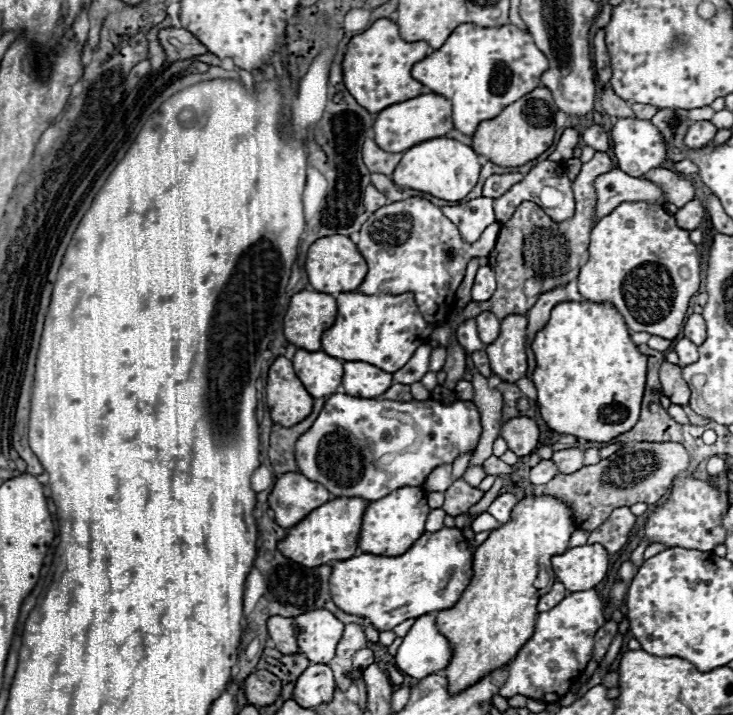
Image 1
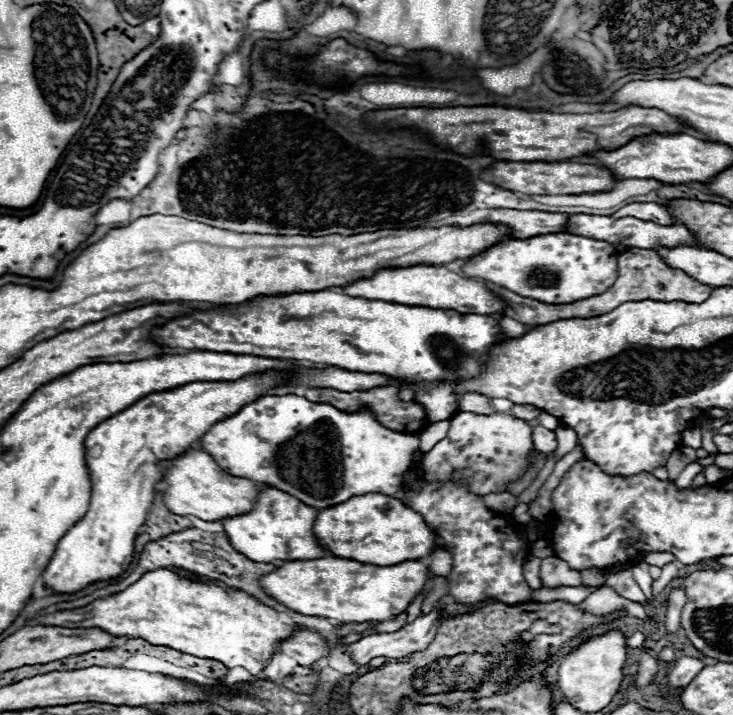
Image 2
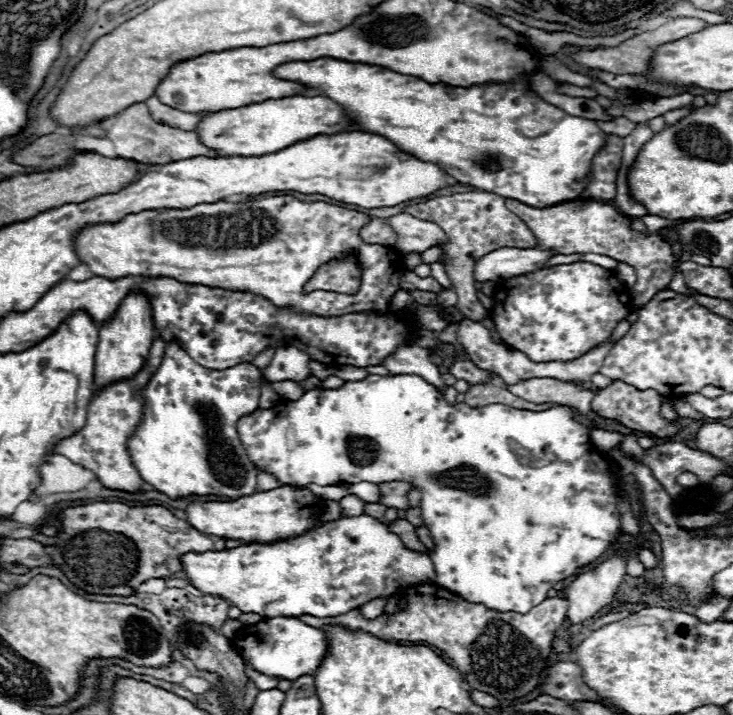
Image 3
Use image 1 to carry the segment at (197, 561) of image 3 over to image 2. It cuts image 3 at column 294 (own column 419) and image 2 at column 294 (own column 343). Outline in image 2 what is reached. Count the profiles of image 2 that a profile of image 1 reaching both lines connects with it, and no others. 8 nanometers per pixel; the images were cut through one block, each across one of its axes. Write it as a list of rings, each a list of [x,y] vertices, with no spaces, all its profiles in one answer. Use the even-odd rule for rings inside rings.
[[[348,558],[290,560],[278,570],[262,576],[260,584],[284,606],[306,614],[324,616],[338,622],[380,622],[402,614],[430,580],[428,566],[420,560],[406,560],[394,566],[364,564]]]

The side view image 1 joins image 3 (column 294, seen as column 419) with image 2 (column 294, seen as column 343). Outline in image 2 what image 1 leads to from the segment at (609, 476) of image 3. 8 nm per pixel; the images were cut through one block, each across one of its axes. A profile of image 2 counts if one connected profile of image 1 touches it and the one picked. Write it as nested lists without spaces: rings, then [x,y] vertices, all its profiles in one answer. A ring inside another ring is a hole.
[[[262,396],[252,404],[246,404],[234,416],[216,422],[202,438],[200,448],[208,452],[216,464],[238,478],[248,478],[274,486],[292,494],[300,502],[314,508],[336,506],[352,496],[378,492],[394,496],[402,486],[402,474],[410,468],[412,456],[420,450],[420,440],[410,434],[392,432],[380,426],[370,410],[346,414],[328,404],[314,404],[302,396]]]

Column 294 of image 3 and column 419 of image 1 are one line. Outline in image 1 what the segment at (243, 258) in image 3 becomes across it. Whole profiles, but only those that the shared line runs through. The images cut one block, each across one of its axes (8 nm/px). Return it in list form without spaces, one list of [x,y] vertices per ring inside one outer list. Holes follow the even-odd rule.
[[[408,198],[400,202],[386,204],[378,208],[360,228],[358,250],[368,262],[368,274],[364,282],[358,286],[362,294],[404,294],[414,292],[416,304],[422,316],[430,324],[440,324],[446,320],[450,310],[454,308],[456,288],[460,286],[466,264],[472,258],[489,256],[496,244],[496,236],[500,232],[500,222],[490,224],[478,242],[468,244],[460,238],[458,228],[442,214],[440,208],[432,206],[424,198]],[[410,224],[408,232],[406,226]],[[404,236],[406,242],[404,242]],[[448,252],[454,252],[452,260]]]

